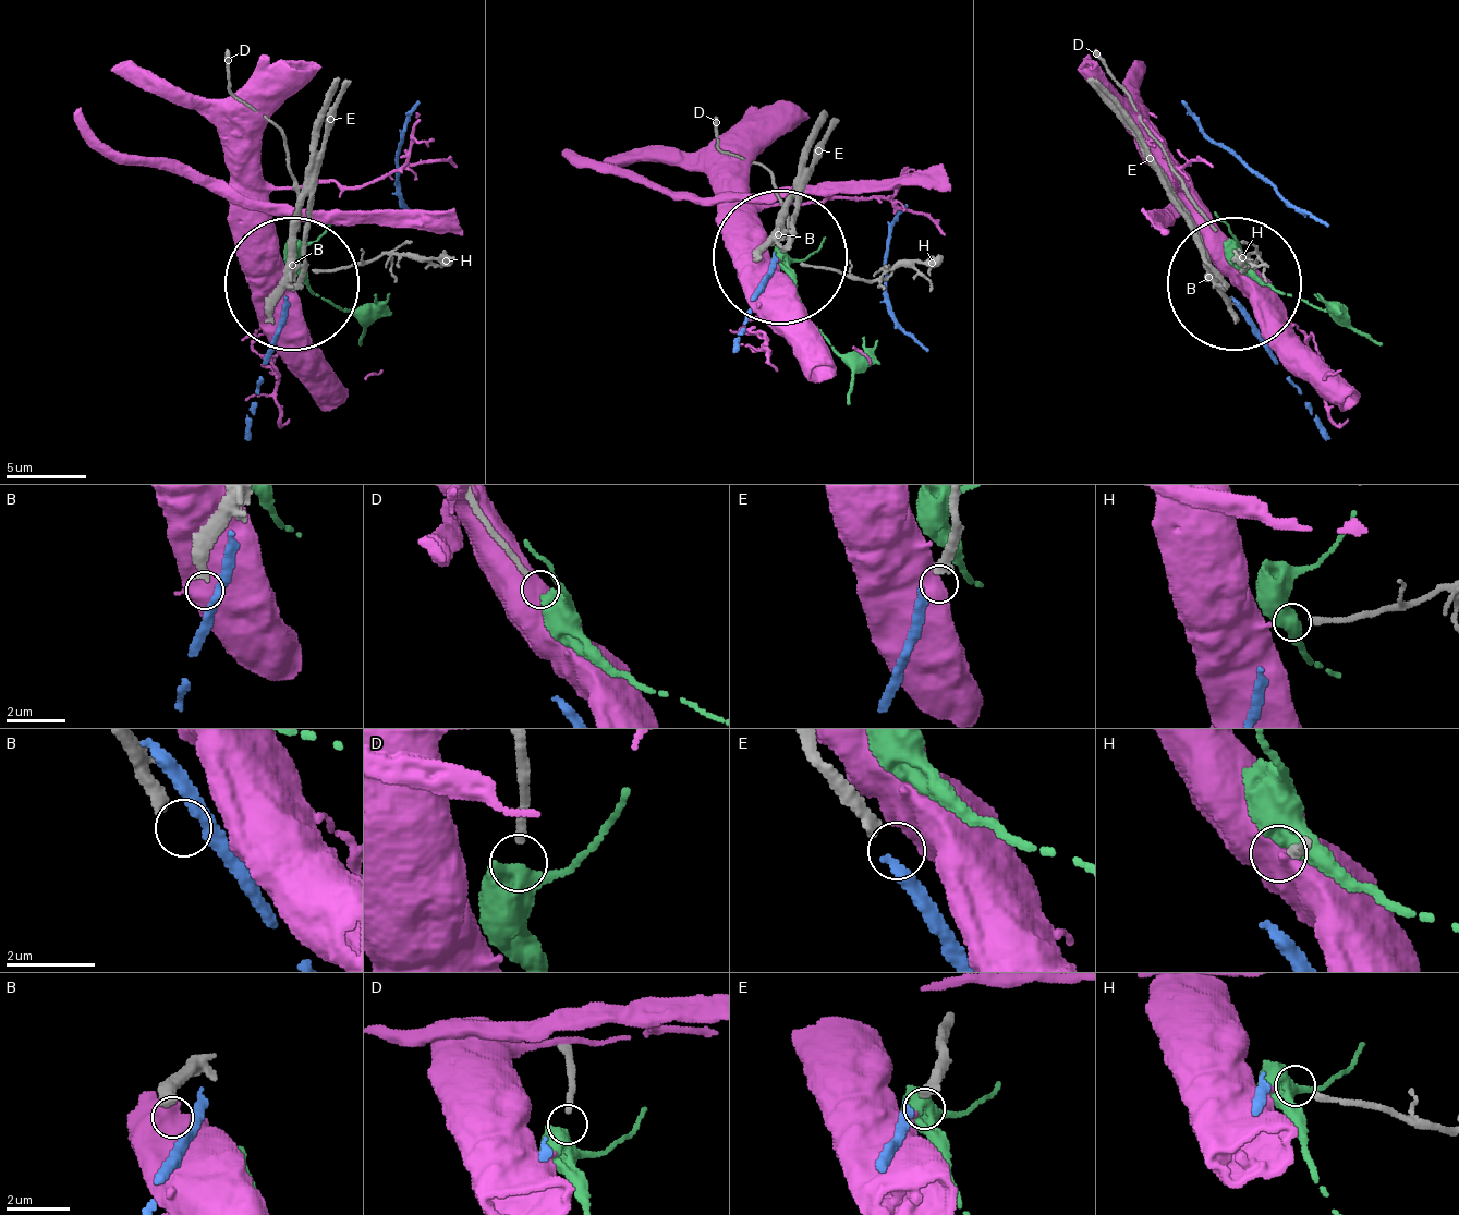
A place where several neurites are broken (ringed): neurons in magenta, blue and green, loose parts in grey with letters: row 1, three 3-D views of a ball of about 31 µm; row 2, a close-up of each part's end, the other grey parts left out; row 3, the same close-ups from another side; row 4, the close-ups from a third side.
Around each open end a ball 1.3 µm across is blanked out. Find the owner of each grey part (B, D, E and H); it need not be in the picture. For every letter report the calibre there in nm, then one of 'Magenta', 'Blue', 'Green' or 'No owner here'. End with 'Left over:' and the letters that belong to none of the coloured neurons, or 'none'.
B: Thickness 300 nm. No owner here
D: Thickness 170 nm. Green
E: Thickness 360 nm. Blue
H: Thickness 200 nm. Magenta
Left over: B

